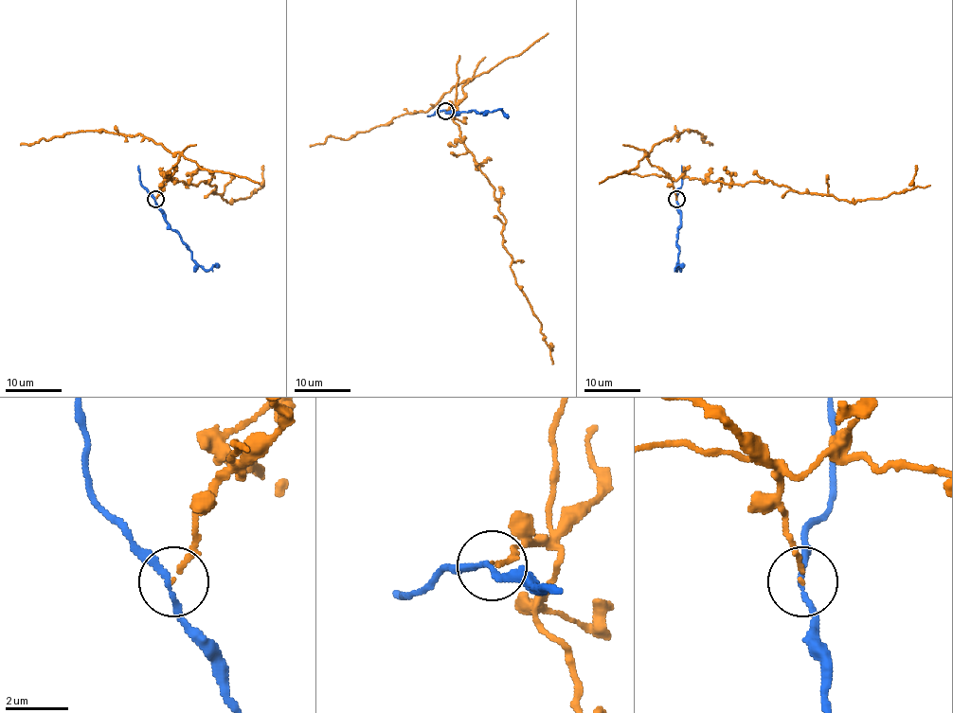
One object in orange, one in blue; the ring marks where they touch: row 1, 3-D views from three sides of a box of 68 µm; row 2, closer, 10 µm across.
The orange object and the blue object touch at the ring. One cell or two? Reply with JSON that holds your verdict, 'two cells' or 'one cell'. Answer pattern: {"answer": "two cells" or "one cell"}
{"answer": "two cells"}

